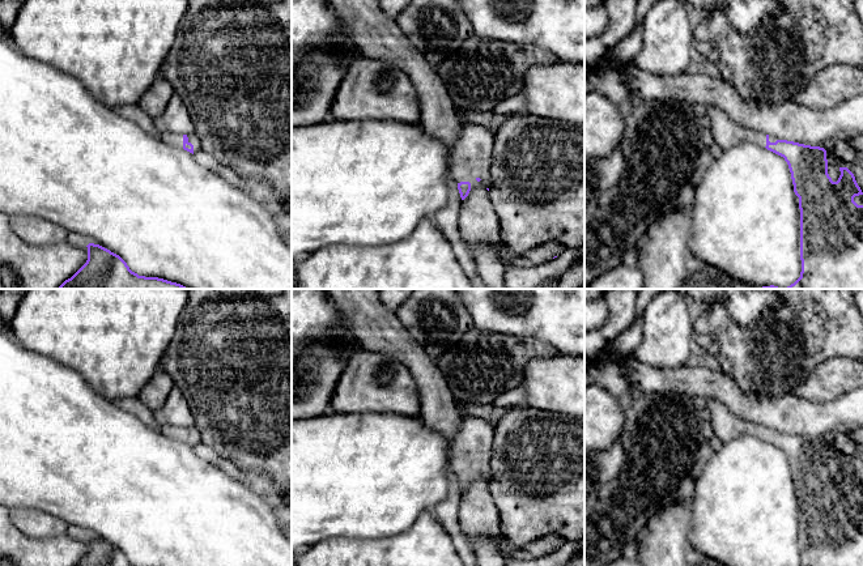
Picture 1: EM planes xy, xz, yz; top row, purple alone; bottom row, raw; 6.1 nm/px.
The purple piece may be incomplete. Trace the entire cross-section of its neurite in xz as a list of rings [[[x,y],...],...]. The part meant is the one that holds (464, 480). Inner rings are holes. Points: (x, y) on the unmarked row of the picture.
[[[479,417],[463,418],[451,442],[450,459],[450,468],[458,477],[462,493],[477,478],[484,478],[489,484],[493,439],[494,425]]]

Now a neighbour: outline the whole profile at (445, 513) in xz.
[[[454,472],[447,473],[448,478],[448,493],[447,498],[437,505],[434,505],[429,514],[437,520],[450,535],[455,550],[462,558],[465,566],[477,566],[476,557],[473,554],[471,544],[460,532],[458,524],[458,514],[459,514],[459,502],[462,498],[462,490],[458,482],[458,476]]]

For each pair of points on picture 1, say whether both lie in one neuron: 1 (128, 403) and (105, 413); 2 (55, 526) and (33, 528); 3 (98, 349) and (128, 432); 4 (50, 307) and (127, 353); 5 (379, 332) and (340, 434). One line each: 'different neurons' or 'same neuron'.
1: different neurons
2: same neuron
3: different neurons
4: same neuron
5: different neurons

